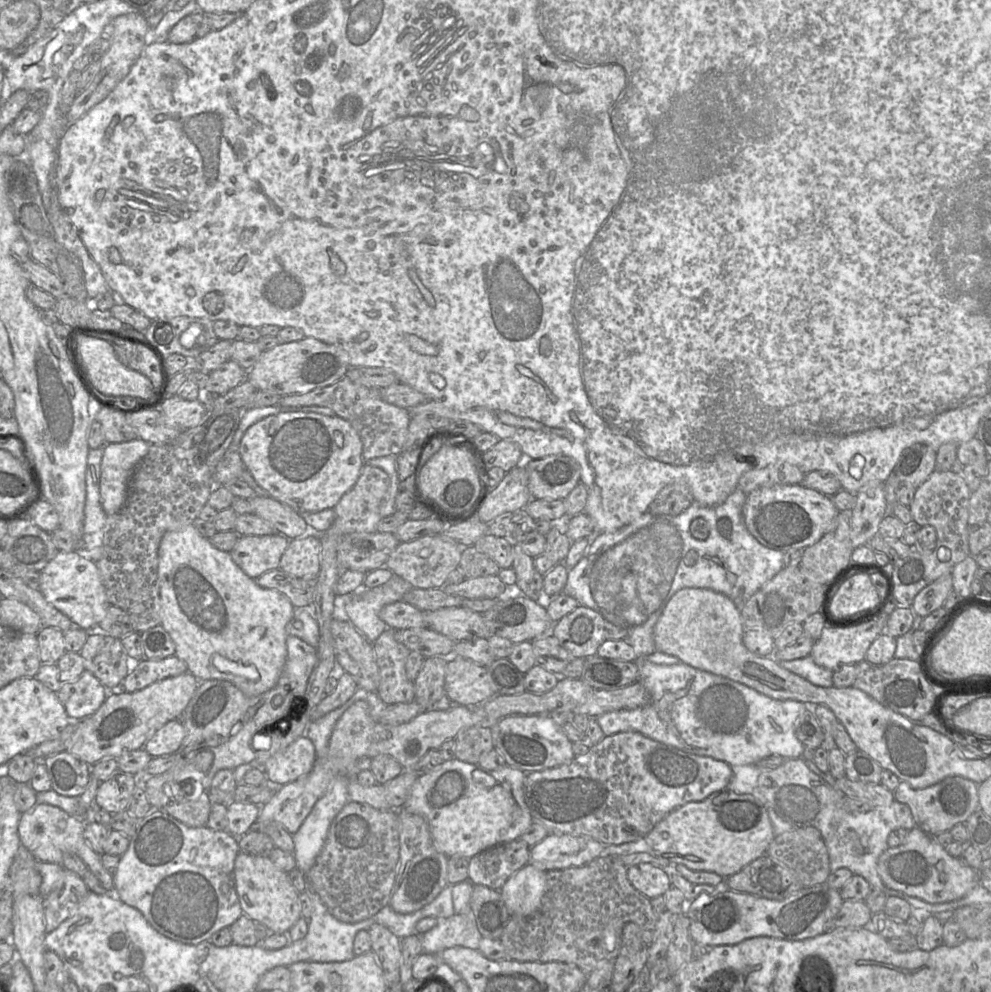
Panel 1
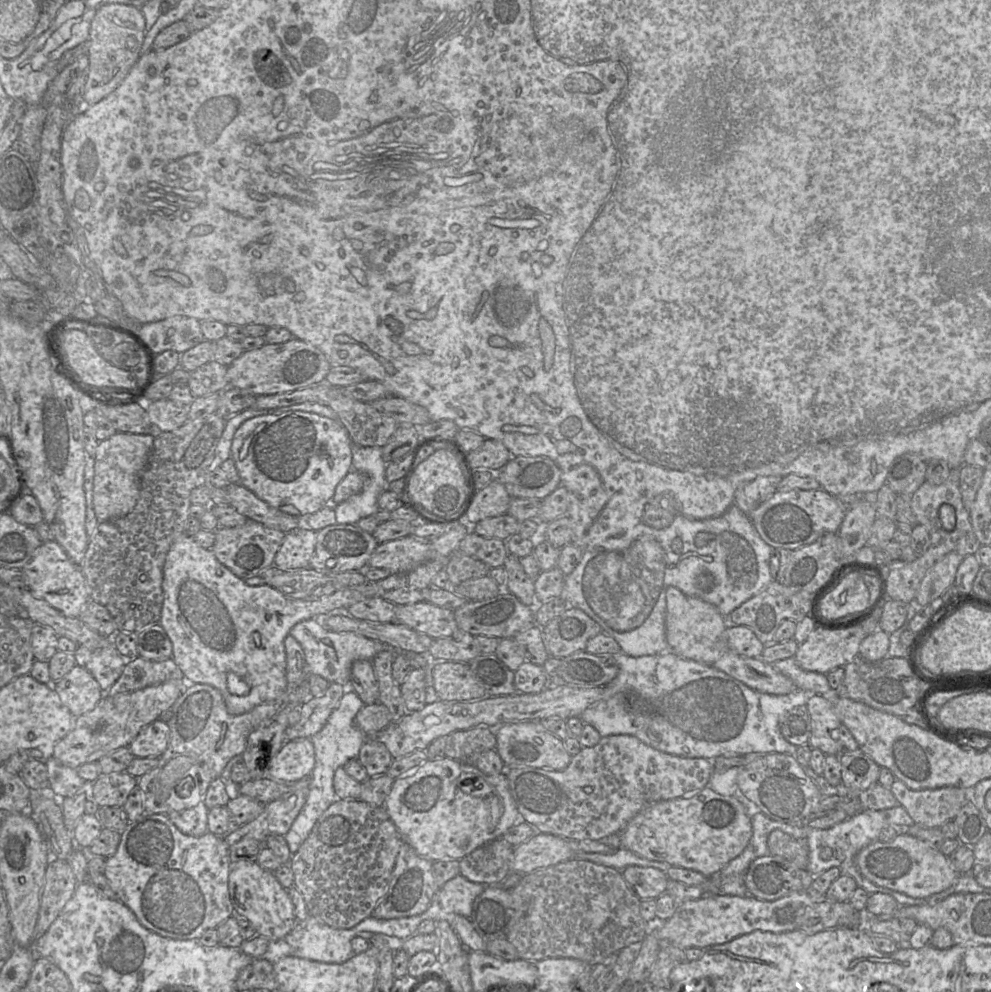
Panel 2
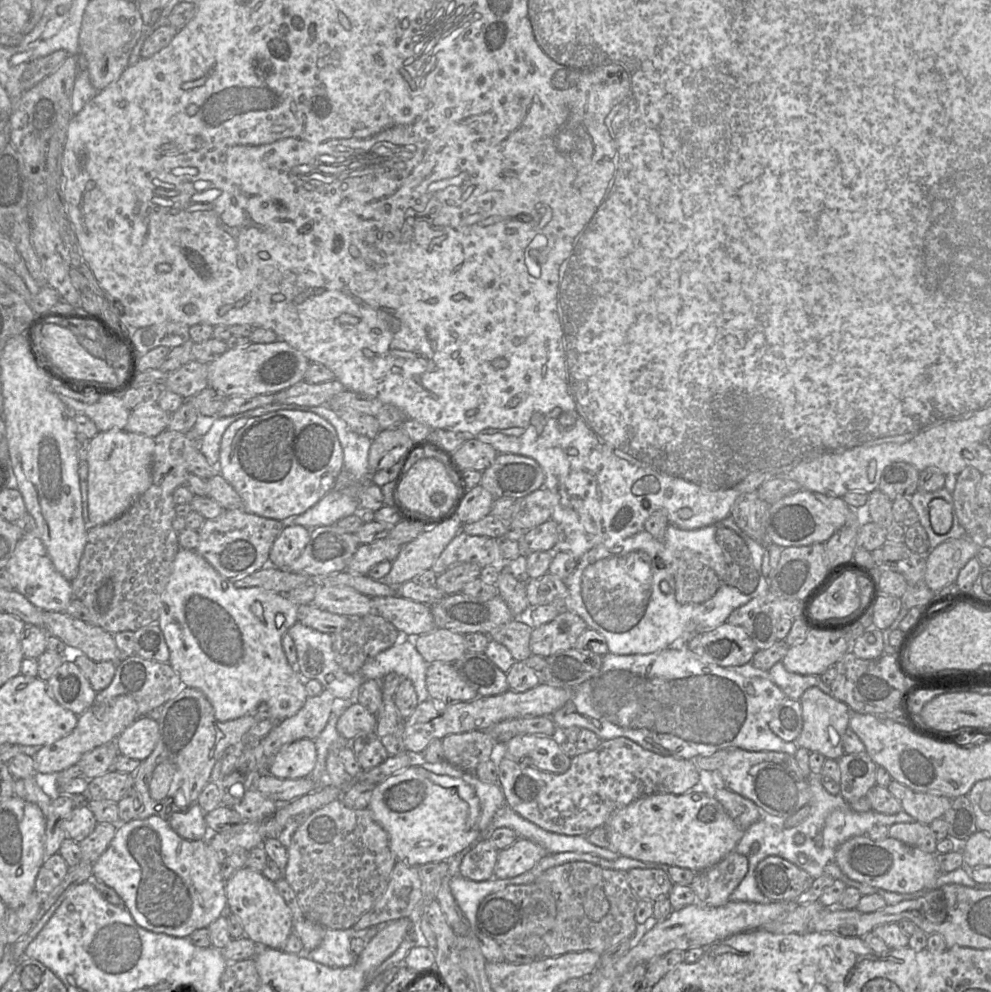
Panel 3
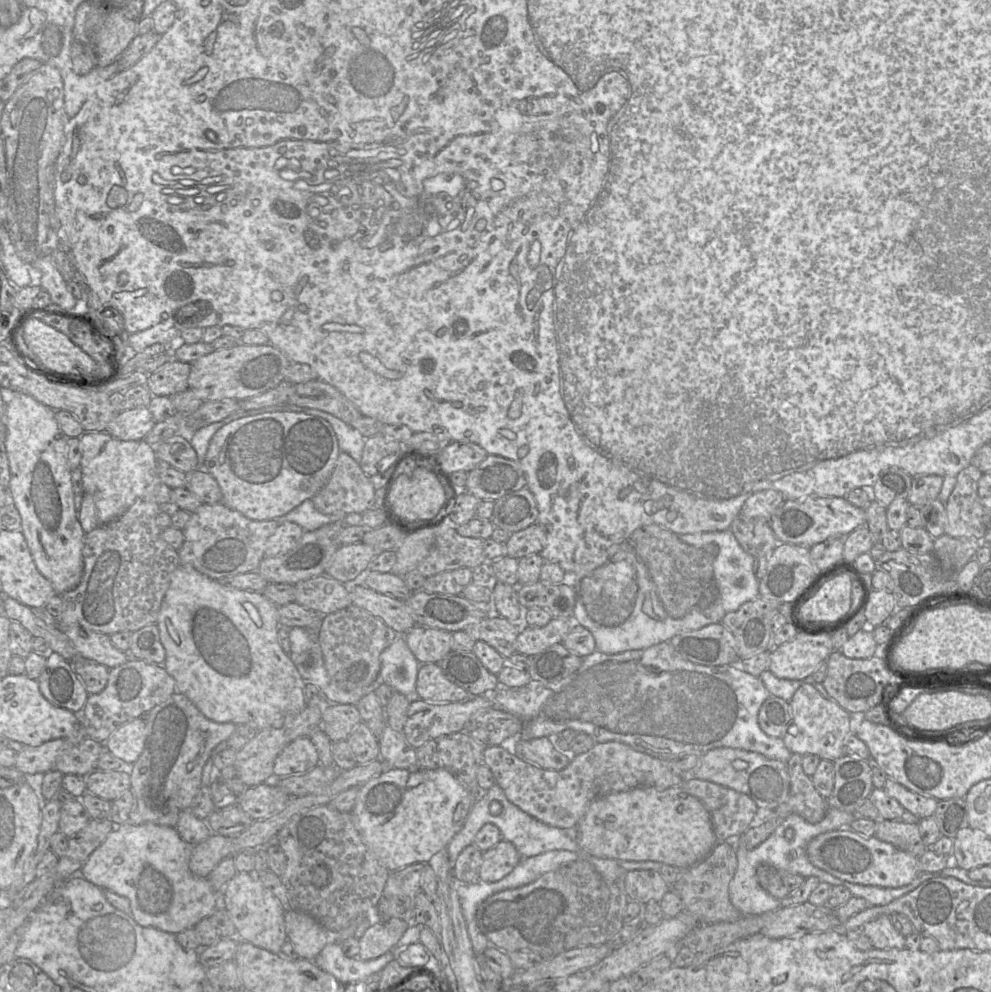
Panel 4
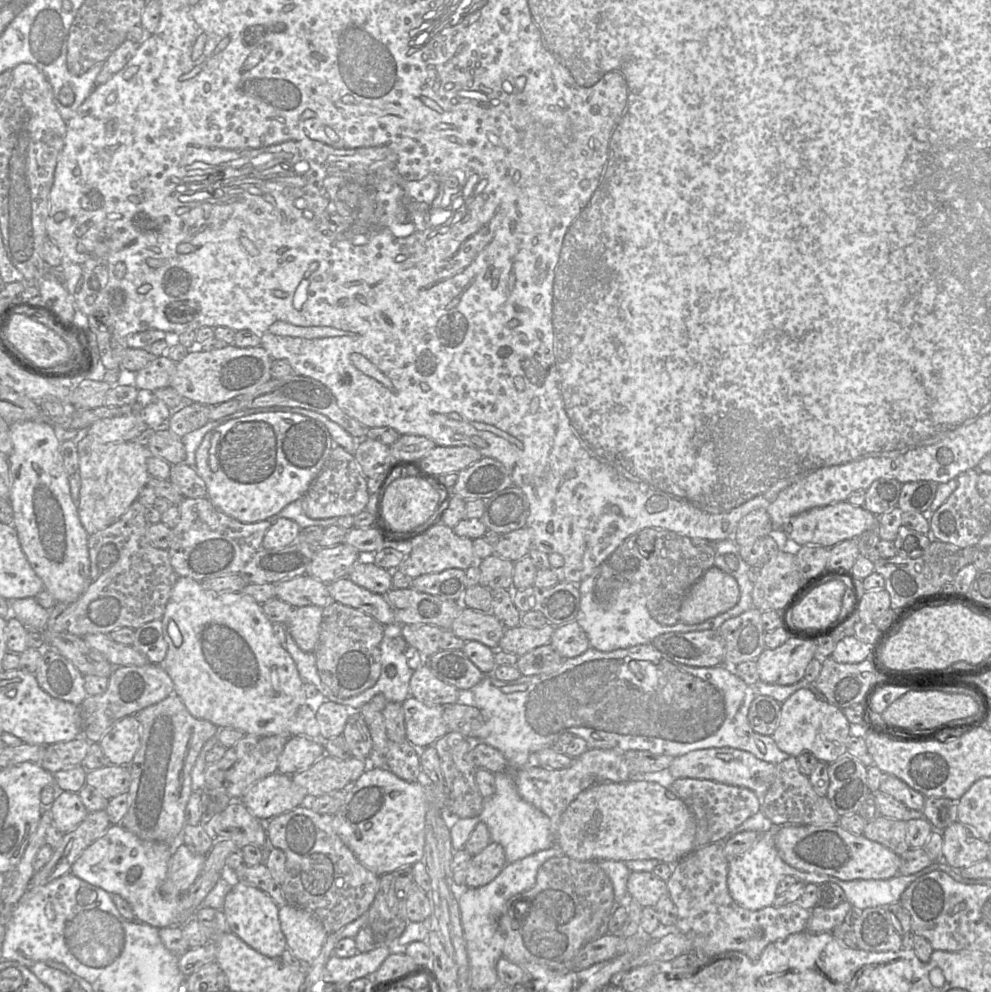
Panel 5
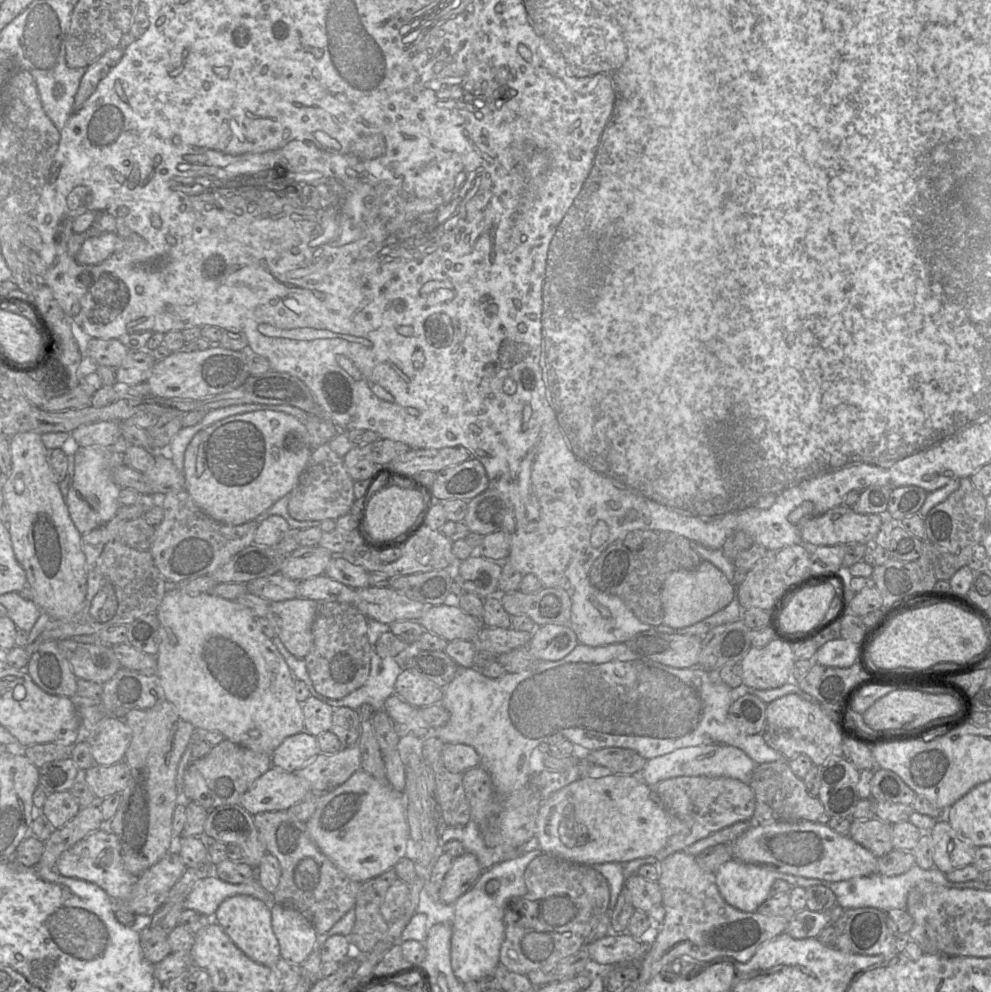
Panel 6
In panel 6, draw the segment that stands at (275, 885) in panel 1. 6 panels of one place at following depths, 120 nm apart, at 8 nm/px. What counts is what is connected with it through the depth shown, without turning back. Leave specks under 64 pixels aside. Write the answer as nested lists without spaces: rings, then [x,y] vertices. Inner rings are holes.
[[[238,894],[226,898],[218,907],[213,916],[234,944],[253,961],[273,967],[281,957],[279,941],[272,928],[271,908],[262,900]]]

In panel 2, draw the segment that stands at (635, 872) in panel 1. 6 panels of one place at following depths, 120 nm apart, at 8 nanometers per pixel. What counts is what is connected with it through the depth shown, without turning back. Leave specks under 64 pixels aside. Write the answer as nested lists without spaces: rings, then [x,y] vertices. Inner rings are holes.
[[[628,866],[622,871],[623,877],[641,899],[657,899],[667,891],[667,874],[654,867]]]

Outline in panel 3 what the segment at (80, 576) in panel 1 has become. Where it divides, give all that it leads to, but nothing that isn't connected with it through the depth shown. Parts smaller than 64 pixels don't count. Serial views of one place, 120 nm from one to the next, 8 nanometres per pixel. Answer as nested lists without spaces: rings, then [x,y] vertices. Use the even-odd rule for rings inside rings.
[[[24,534],[7,563],[12,587],[41,611],[65,612],[72,600],[72,585],[53,566],[47,550],[35,534]]]

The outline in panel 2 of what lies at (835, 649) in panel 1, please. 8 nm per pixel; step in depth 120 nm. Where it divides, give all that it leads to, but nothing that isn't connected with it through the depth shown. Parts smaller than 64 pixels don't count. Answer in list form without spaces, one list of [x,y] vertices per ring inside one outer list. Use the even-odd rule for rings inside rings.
[[[861,625],[843,630],[815,628],[808,638],[799,644],[794,659],[806,671],[827,675],[830,671],[844,667],[859,656],[860,644],[866,636]]]

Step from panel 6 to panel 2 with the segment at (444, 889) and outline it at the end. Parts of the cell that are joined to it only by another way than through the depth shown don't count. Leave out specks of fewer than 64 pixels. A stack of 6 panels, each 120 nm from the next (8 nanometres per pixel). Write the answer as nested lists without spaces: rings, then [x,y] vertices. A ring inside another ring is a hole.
[[[535,833],[528,841],[514,847],[511,872],[521,875],[574,859],[577,841],[560,836]]]

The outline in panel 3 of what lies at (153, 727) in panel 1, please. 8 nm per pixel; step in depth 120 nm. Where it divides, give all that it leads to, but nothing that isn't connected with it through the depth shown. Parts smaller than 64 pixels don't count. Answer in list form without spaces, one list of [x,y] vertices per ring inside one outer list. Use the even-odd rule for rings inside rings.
[[[120,695],[107,704],[93,704],[78,716],[77,725],[70,734],[43,746],[32,757],[37,773],[57,774],[77,765],[85,753],[97,746],[115,742],[117,737],[138,718],[138,703],[129,695]]]

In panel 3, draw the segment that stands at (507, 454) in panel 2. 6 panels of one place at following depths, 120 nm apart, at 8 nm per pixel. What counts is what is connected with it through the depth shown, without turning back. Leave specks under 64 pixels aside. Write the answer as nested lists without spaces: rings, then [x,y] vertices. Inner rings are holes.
[[[469,438],[458,449],[451,453],[449,467],[455,471],[484,471],[496,459],[498,451],[488,443],[476,438]]]

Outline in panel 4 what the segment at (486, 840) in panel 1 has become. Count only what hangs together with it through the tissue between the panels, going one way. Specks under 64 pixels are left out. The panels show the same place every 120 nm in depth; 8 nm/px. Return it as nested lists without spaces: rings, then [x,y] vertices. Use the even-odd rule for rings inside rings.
[[[389,768],[359,788],[351,812],[356,828],[374,857],[390,872],[415,863],[427,864],[438,851],[447,848],[467,818],[476,798],[445,768],[418,770]]]

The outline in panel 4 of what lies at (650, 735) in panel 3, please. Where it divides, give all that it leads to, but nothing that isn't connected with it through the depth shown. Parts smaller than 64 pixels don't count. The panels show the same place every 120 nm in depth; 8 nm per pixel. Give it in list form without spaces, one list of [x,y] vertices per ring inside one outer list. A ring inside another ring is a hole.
[[[664,641],[645,649],[616,654],[596,649],[583,657],[578,670],[561,681],[542,683],[531,680],[525,686],[517,688],[499,685],[486,697],[491,698],[492,708],[508,712],[523,722],[518,739],[547,737],[571,729],[588,734],[595,744],[617,741],[660,760],[682,754],[702,755],[714,748],[731,747],[757,752],[769,759],[787,763],[792,755],[791,751],[783,738],[772,737],[763,732],[758,723],[758,713],[770,695],[789,702],[804,683],[814,686],[825,699],[833,699],[822,683],[816,682],[811,676],[803,680],[782,679],[768,669],[756,677],[742,670],[738,663],[722,666],[699,665],[682,658],[668,641]]]

